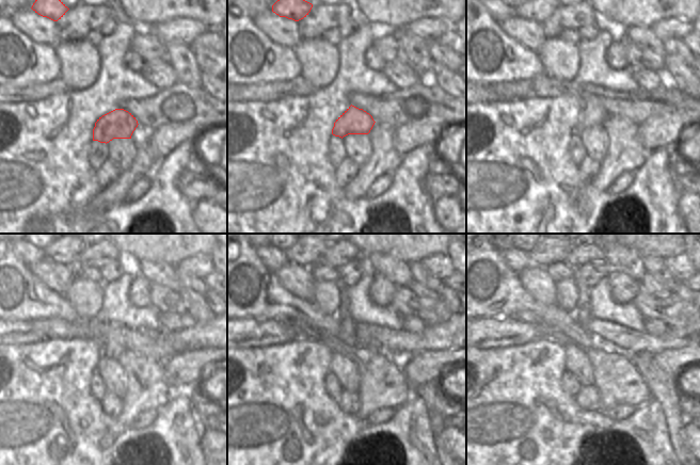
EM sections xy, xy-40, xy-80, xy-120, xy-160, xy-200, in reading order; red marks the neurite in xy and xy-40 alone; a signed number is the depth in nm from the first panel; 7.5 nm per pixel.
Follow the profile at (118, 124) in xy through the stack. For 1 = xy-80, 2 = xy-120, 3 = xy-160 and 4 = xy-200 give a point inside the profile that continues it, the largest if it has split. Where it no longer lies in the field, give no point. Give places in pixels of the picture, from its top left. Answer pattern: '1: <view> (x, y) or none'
1: xy-80 (593, 113)
2: xy-120 (110, 339)
3: xy-160 (347, 334)
4: xy-200 (582, 314)

